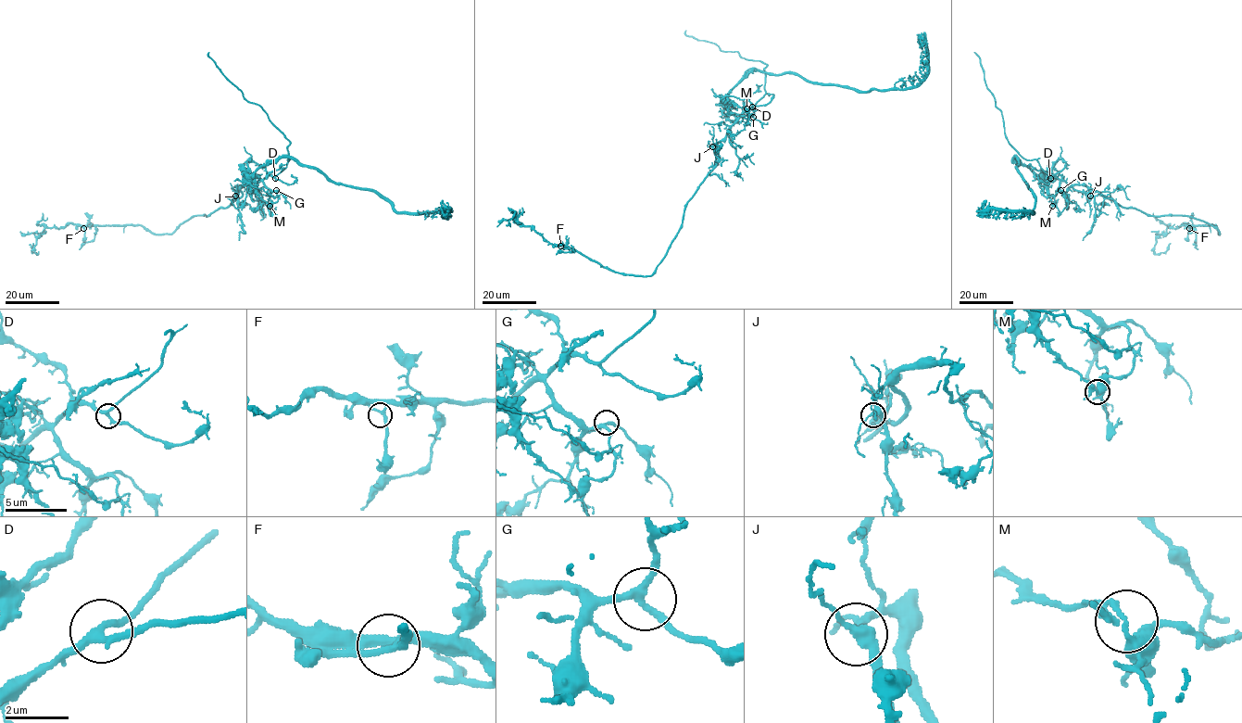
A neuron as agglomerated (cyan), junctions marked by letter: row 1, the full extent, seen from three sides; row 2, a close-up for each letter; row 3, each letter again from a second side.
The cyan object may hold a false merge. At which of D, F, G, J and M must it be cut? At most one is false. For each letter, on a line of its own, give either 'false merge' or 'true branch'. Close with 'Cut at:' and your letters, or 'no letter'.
D: true branch
F: true branch
G: true branch
J: true branch
M: false merge
Cut at: M

